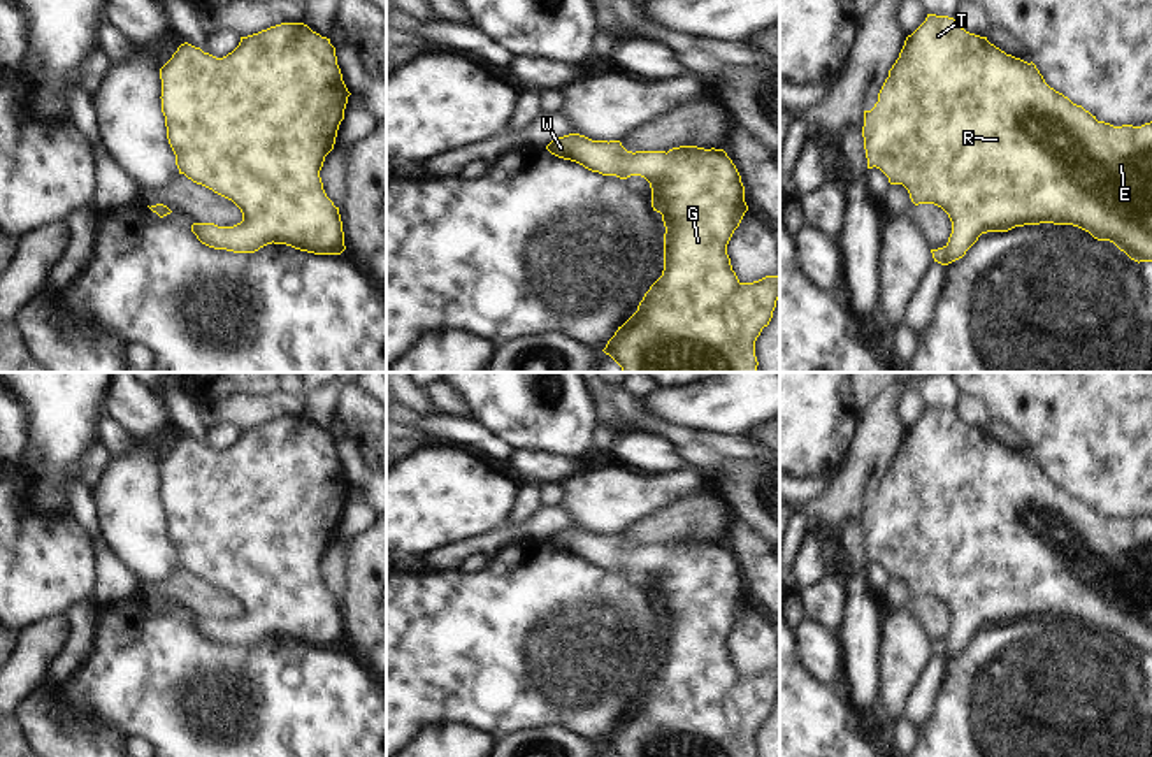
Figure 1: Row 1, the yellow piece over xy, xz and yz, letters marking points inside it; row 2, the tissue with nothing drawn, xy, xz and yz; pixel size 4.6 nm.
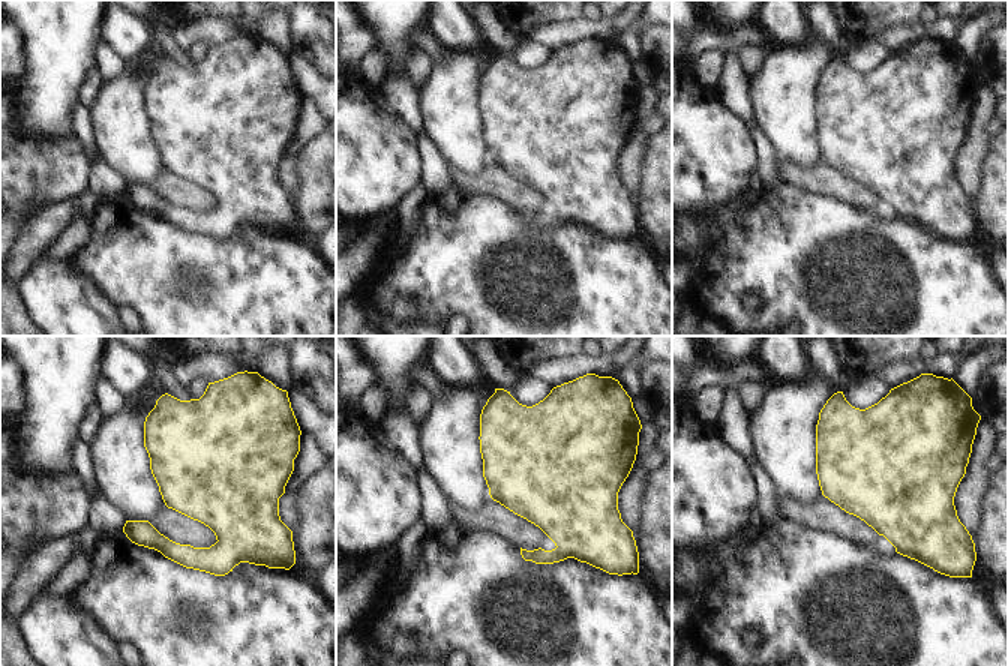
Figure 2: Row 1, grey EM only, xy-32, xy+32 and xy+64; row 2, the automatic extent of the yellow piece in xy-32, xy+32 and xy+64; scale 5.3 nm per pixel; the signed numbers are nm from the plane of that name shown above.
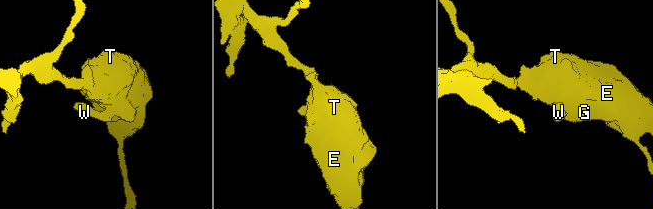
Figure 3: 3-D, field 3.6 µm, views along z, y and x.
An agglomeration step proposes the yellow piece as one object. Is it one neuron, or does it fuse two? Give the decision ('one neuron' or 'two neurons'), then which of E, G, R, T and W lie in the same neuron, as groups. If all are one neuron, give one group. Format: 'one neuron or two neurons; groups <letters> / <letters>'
one neuron; groups E G R T W

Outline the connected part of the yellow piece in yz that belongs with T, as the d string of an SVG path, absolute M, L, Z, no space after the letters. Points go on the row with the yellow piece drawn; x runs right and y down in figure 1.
M927 14L925 21L906 37L899 58L889 70L878 102L871 111L864 111L864 149L868 169L880 169L890 184L903 184L915 205L934 204L941 207L950 221L952 234L943 248L931 249L934 262L948 265L966 255L966 251L987 232L1008 232L1024 225L1073 225L1089 232L1098 241L1110 241L1134 262L1152 262L1152 121L1141 126L1113 126L1098 121L1082 105L1073 104L1068 97L1050 88L1036 65L1006 54L987 37L966 32L954 18Z

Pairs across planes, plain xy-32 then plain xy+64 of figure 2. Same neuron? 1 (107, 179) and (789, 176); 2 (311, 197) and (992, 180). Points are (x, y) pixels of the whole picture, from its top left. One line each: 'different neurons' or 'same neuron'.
1: different neurons
2: same neuron

